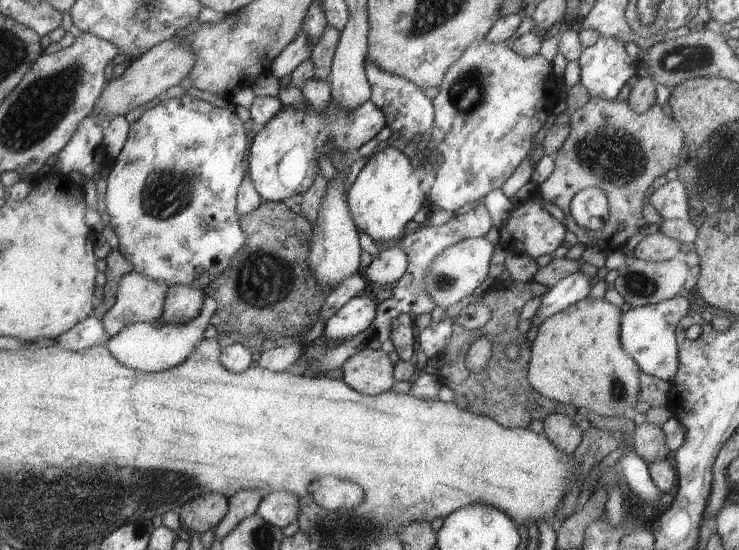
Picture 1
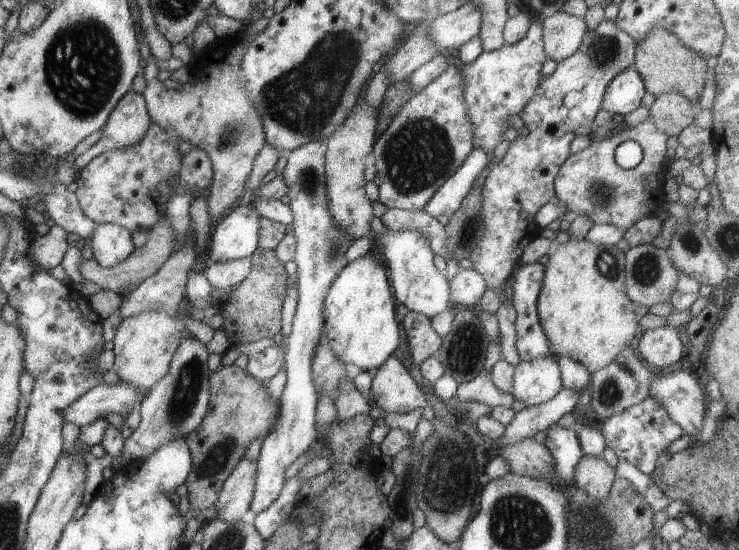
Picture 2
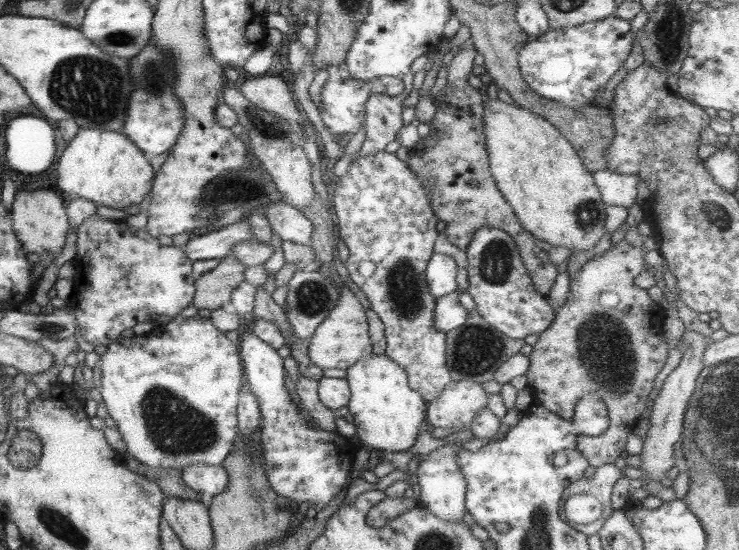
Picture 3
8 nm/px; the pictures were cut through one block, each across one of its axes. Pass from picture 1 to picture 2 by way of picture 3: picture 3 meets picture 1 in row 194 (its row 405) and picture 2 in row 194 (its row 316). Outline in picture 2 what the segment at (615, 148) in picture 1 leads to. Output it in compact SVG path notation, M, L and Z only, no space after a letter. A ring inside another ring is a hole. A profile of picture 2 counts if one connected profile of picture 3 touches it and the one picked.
M650 118L646 119L637 126L625 127L621 132L613 133L613 136L607 136L603 140L592 142L589 146L585 146L583 150L575 152L574 154L568 153L567 158L563 164L559 166L557 174L553 179L554 196L567 206L567 211L572 211L575 214L587 216L595 224L613 224L623 228L627 231L641 218L655 215L655 212L663 206L664 202L664 184L667 177L669 161L665 158L666 144L668 137L655 128L654 123ZM623 140L633 140L641 146L643 158L641 162L634 168L623 169L614 162L614 150Z

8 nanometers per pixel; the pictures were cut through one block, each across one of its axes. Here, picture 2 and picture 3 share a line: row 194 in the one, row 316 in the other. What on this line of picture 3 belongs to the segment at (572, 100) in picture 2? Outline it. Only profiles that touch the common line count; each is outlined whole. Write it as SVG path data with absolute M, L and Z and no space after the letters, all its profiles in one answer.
M480 226L474 230L470 243L464 248L467 260L467 286L466 293L475 303L475 312L487 322L492 329L503 334L512 340L521 340L532 334L541 334L554 319L554 310L549 307L544 296L535 292L535 286L531 285L531 280L527 271L521 265L521 259L512 238L503 230L493 227Z

